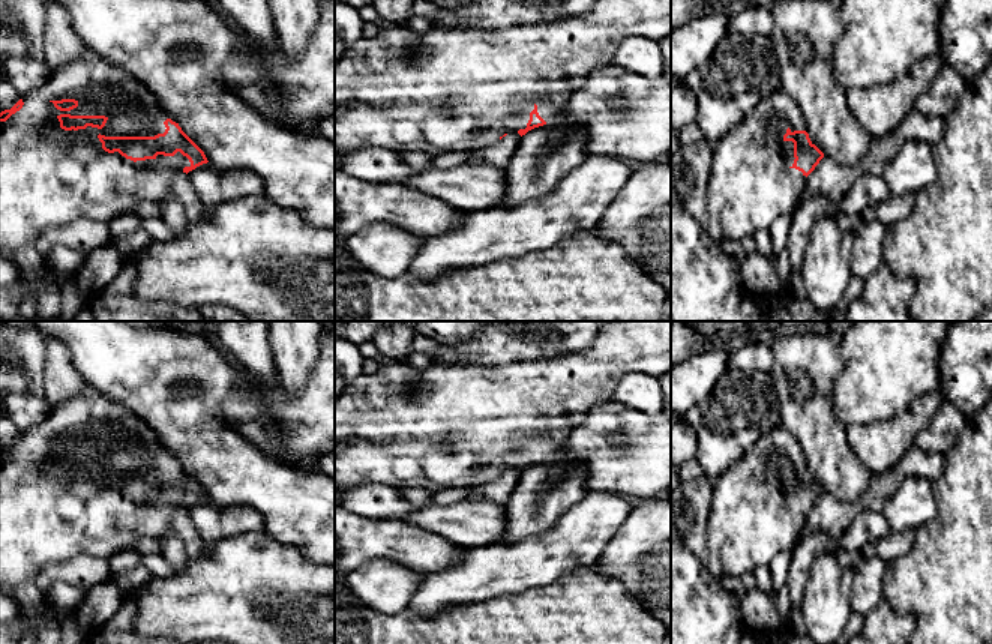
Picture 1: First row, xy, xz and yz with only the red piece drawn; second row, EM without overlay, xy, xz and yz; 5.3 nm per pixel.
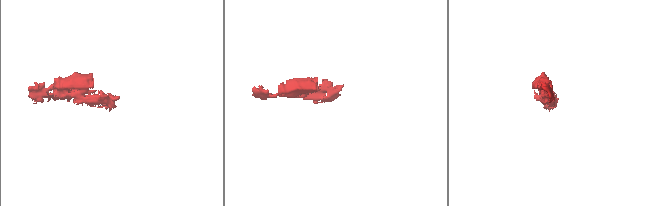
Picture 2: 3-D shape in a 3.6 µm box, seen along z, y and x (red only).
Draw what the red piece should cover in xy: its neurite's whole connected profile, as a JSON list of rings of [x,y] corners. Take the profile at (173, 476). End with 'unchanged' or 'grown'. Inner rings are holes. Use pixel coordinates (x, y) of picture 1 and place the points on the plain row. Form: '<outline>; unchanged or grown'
[[[86,384],[78,396],[53,407],[48,417],[36,428],[24,431],[11,446],[0,449],[0,590],[12,591],[18,584],[38,582],[50,566],[60,564],[77,555],[110,560],[123,549],[132,549],[141,537],[162,539],[170,534],[173,518],[182,509],[188,510],[207,500],[204,488],[182,467],[179,459],[162,446],[155,431],[125,407],[110,401],[95,387]]]; grown

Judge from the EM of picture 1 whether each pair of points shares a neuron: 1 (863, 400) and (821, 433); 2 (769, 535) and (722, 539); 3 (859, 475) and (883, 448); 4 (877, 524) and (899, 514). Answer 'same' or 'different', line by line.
1: different
2: same
3: different
4: different

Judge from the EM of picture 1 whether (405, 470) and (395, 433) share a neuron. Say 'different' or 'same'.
same

